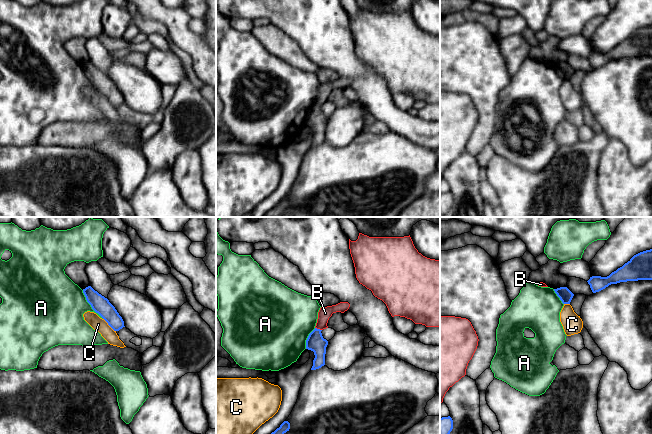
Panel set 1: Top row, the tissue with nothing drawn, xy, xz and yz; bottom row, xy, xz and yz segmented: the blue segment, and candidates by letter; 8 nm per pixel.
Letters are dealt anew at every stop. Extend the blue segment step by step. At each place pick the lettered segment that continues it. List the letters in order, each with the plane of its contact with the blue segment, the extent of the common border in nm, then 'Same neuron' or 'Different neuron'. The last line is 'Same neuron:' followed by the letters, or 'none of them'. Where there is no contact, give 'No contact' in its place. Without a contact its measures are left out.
A: Touches blue in xy. Shared border 280 nm. Different neuron
B: Touches blue in xz. Shared border 60 nm. Different neuron
C: Touches blue in xy. Shared border 150 nm. Different neuron
Same neuron: none of them

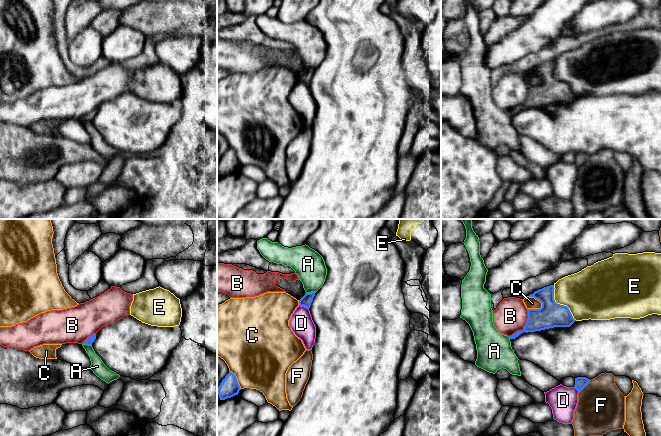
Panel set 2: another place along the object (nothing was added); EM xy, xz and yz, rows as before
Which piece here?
A: Touches blue in xy. Shared border 80 nm. Different neuron
B: Touches blue in yz. Shared border 280 nm. Different neuron
C: Touches blue in yz. Shared border 150 nm. Different neuron
D: Touches blue in xz. Shared border 90 nm. Different neuron
E: Touches blue in yz. Shared border 340 nm. Different neuron
F: Touches blue in yz. Shared border 130 nm. Different neuron
Same neuron: none of them

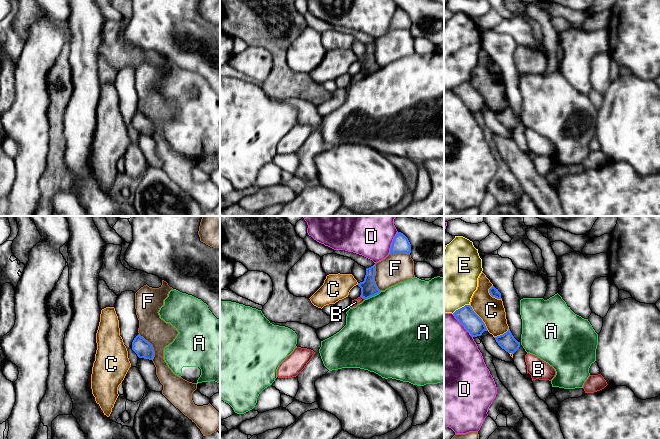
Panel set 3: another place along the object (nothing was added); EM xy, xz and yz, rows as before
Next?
A: Touches blue in xz. Shared border 140 nm. Different neuron
B: Touches blue in xz. Shared border 50 nm. Different neuron
C: Touches blue in yz. Shared border 260 nm. Different neuron
D: Touches blue in yz. Shared border 260 nm. Different neuron
E: Touches blue in yz. Shared border 160 nm. Different neuron
F: Touches blue in xy. Shared border 240 nm. Different neuron
Same neuron: none of them

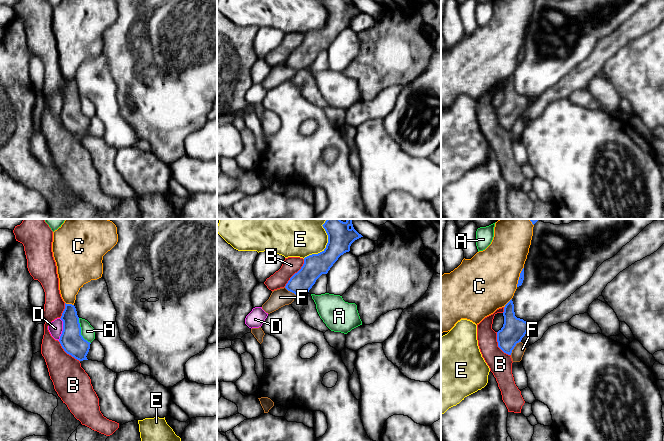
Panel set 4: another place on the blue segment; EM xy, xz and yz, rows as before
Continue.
A: Touches blue in xy. Shared border 220 nm. Different neuron
B: Touches blue in xz. Shared border 280 nm. Different neuron
C: Touches blue in yz. Shared border 170 nm. Different neuron
D: Touches blue in xy. Shared border 180 nm. Different neuron
E: Touches blue in xz. Shared border 320 nm. Different neuron
F: Touches blue in yz. Shared border 140 nm. Different neuron
Same neuron: none of them

